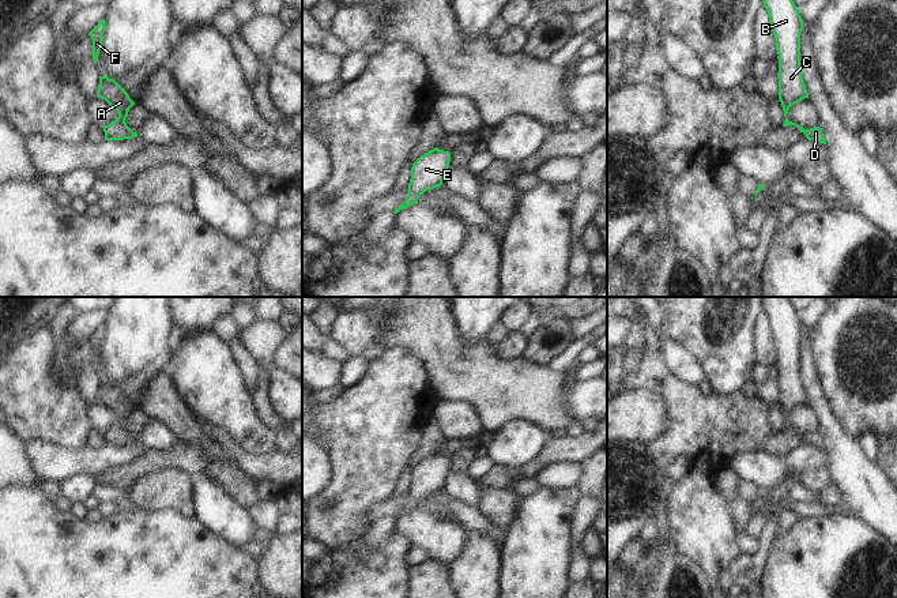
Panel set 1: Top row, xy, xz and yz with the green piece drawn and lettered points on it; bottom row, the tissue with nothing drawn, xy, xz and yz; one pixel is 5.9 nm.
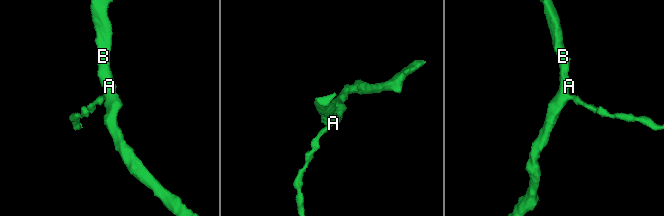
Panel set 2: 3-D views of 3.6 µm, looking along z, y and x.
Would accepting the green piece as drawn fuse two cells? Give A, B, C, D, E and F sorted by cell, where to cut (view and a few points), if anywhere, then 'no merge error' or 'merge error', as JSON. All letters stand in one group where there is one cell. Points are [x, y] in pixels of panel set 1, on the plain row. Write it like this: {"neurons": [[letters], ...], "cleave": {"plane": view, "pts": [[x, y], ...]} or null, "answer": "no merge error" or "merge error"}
{"neurons": [["A", "B", "C", "D", "E", "F"]], "cleave": null, "answer": "no merge error"}

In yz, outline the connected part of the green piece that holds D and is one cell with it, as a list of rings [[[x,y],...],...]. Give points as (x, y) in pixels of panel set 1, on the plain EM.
[[[762,297],[762,308],[770,323],[779,364],[779,405],[784,415],[783,432],[795,430],[809,445],[826,450],[819,432],[804,435],[787,424],[792,410],[809,403],[800,377],[800,338],[803,324],[789,297]]]

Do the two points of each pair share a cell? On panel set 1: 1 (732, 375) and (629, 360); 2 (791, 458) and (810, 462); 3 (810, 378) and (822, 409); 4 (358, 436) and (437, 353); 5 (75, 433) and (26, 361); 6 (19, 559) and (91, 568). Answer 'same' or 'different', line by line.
1: different
2: same
3: same
4: different
5: same
6: same

